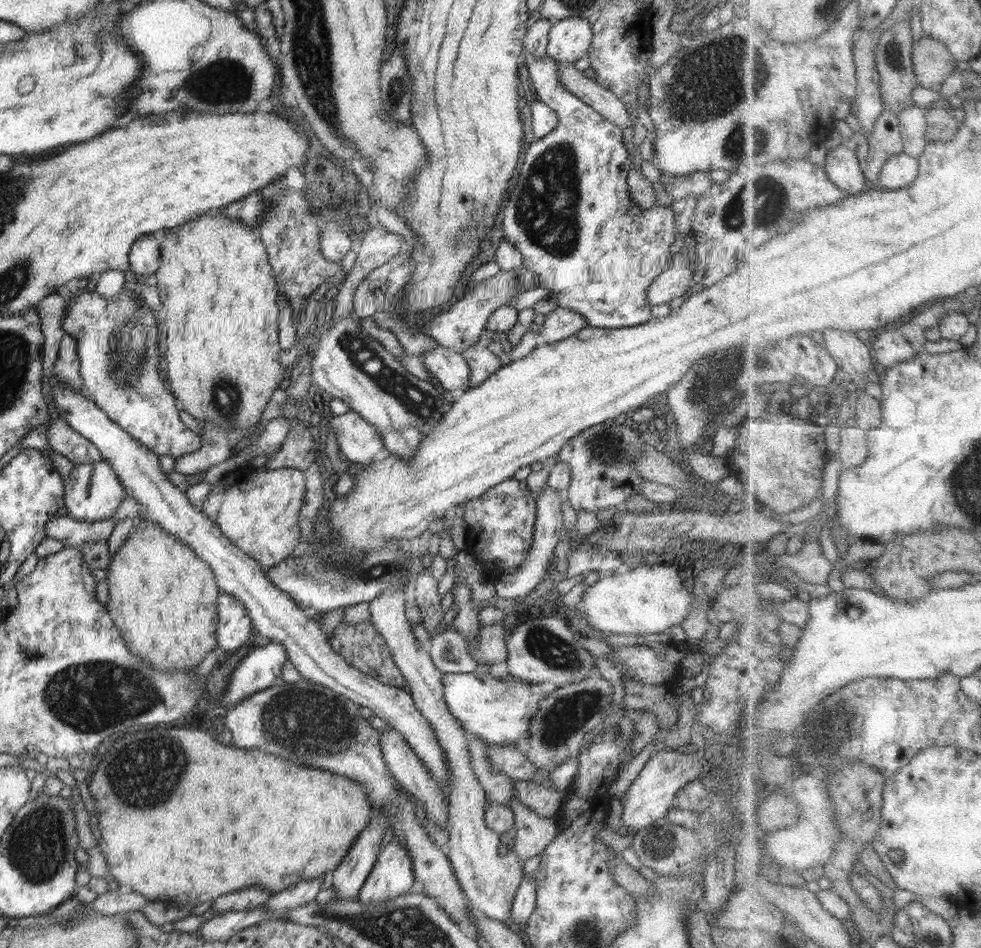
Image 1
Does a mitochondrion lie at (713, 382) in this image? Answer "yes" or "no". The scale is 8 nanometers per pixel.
yes

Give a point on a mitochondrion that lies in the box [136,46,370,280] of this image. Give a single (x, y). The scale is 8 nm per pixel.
(225, 81)

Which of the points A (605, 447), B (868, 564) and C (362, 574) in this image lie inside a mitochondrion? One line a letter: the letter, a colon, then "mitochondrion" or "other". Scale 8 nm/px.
A: mitochondrion
B: other
C: mitochondrion

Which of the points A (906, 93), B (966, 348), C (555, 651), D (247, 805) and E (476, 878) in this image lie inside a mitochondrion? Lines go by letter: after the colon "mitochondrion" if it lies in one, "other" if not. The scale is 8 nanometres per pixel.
A: other
B: other
C: mitochondrion
D: other
E: other

